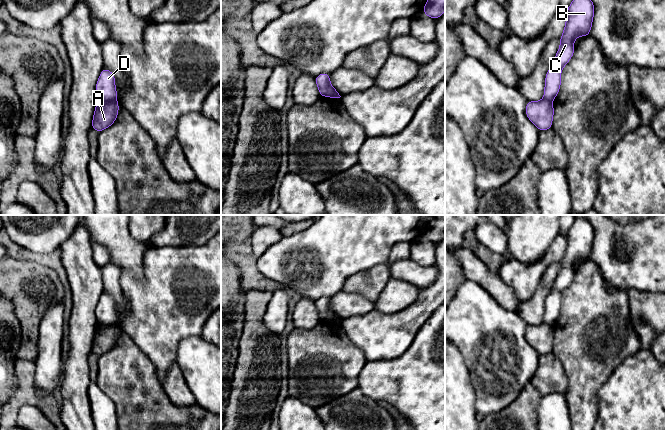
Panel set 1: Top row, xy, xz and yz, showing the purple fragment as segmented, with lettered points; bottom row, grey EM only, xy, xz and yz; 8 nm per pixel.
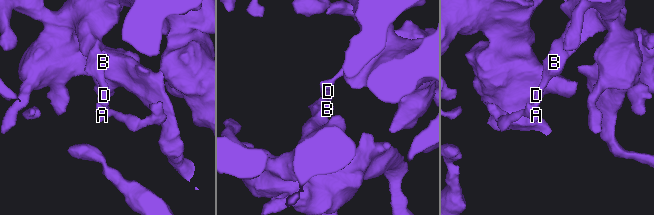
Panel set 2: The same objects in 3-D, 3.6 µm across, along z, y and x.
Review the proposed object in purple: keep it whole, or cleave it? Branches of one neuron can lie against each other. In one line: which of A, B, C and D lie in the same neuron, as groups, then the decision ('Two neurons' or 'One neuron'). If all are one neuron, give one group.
Groups: A / B C D. Two neurons

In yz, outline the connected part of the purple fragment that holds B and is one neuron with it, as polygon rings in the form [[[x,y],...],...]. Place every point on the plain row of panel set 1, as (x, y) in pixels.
[[[575,218],[566,235],[566,247],[560,263],[560,271],[545,300],[544,323],[553,325],[560,315],[561,295],[572,282],[573,270],[578,260],[588,261],[592,252],[595,231],[585,218]]]

